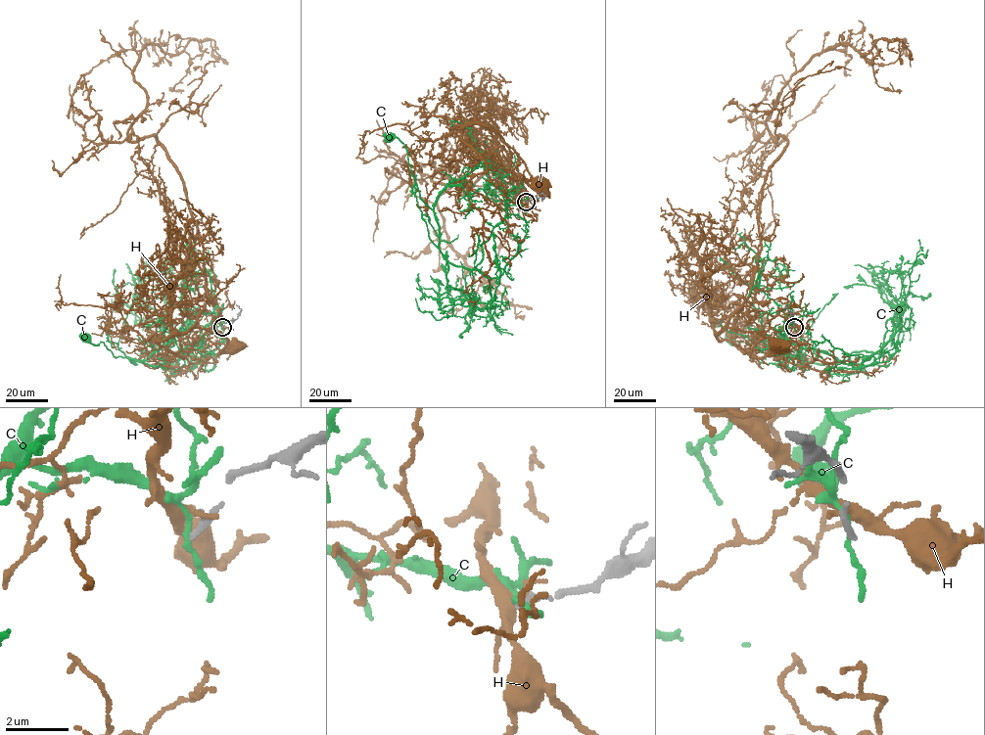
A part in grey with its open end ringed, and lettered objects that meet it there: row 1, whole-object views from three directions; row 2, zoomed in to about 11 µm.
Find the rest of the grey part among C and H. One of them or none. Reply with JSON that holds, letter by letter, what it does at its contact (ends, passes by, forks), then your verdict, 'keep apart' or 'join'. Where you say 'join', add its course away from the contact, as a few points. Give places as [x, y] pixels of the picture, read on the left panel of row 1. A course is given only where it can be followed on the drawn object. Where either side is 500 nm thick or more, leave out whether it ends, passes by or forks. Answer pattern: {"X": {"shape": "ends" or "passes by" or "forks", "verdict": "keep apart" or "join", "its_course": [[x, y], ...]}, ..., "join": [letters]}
{"C": {"shape": "passes by", "verdict": "keep apart"}, "H": {"shape": "passes by", "verdict": "keep apart"}, "join": []}

